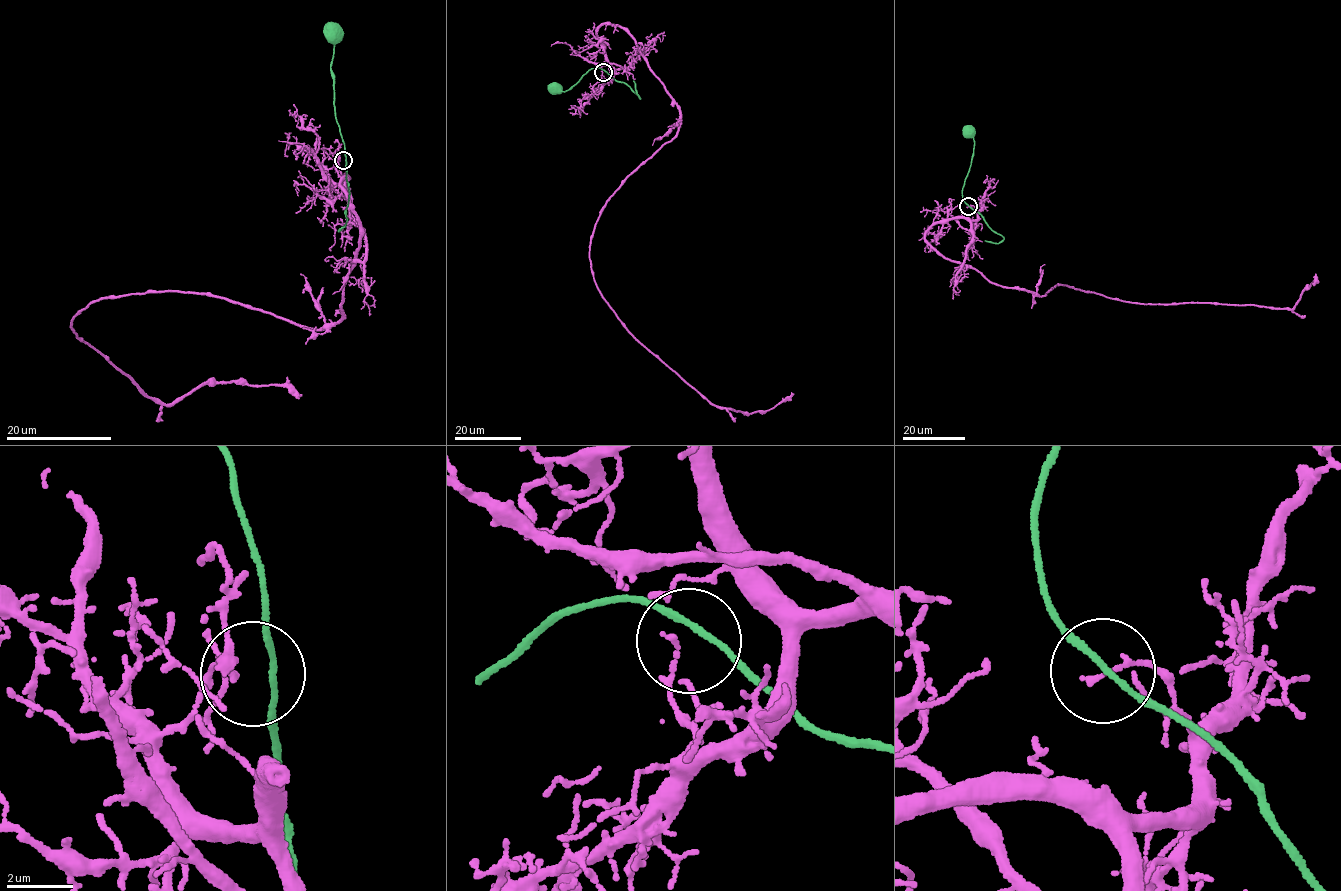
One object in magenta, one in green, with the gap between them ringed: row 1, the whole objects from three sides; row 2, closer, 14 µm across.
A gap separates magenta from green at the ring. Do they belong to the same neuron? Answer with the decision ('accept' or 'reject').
accept

